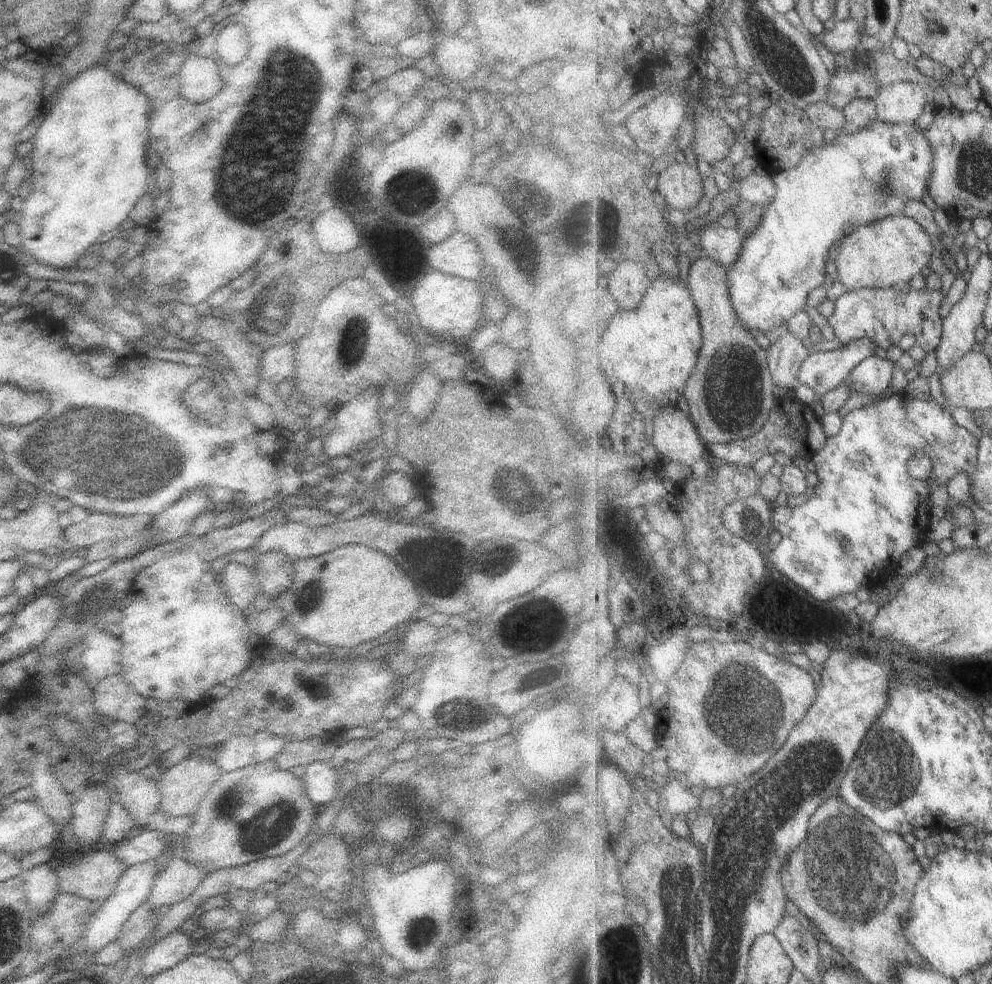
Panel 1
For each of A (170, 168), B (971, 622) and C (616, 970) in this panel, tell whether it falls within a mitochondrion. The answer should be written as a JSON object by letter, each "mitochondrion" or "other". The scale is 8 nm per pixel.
{"A":"other","B":"mitochondrion","C":"mitochondrion"}

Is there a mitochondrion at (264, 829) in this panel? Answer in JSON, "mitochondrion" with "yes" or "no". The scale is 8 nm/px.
{"mitochondrion":"yes"}

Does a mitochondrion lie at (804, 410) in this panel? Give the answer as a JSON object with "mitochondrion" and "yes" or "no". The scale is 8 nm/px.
{"mitochondrion":"no"}

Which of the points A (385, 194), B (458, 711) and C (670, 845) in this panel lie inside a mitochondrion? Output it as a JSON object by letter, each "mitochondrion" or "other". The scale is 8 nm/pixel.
{"A":"mitochondrion","B":"mitochondrion","C":"other"}

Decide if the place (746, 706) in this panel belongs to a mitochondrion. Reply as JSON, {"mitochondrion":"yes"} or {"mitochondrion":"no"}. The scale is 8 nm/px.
{"mitochondrion":"yes"}

